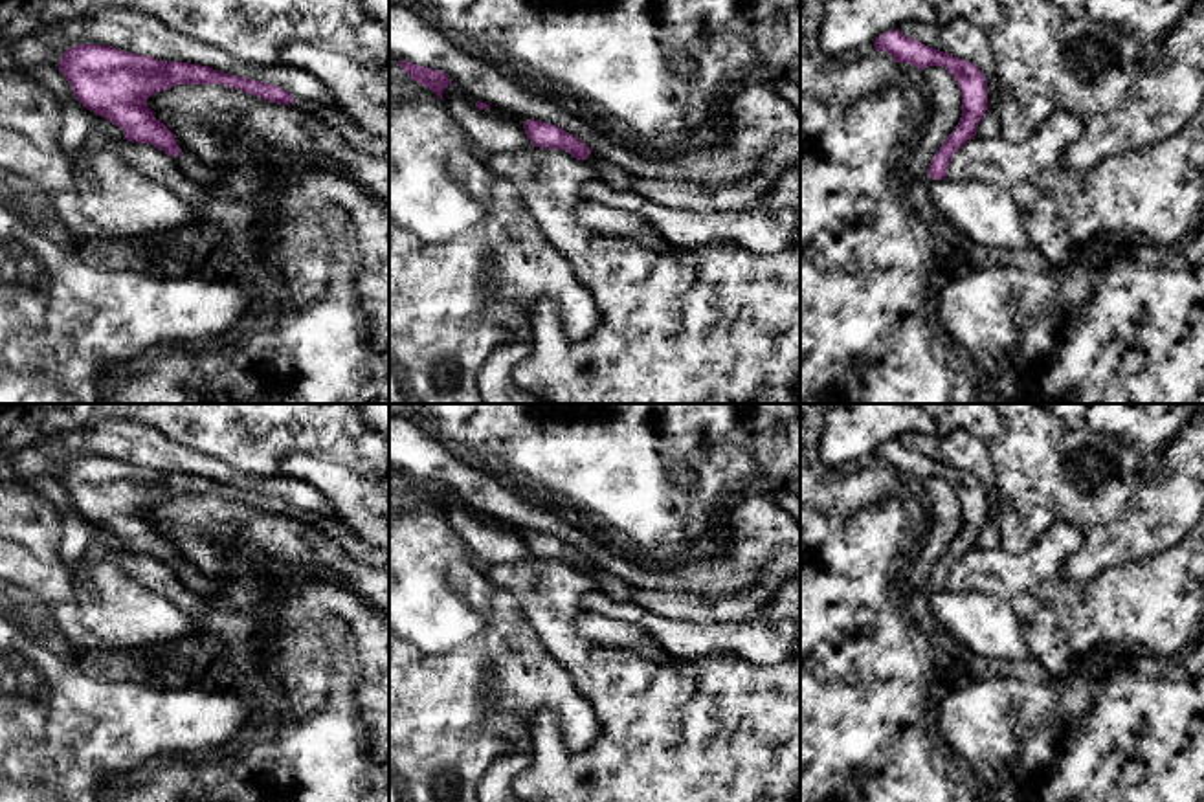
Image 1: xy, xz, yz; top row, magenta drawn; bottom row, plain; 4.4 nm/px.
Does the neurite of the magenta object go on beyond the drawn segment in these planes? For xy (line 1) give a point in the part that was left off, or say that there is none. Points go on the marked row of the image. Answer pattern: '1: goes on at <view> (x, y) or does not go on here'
1: goes on at xy (356, 136)

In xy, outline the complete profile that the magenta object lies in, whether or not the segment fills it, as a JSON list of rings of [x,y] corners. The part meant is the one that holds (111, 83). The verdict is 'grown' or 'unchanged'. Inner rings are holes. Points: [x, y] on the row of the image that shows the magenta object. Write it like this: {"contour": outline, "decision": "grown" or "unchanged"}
{"contour": [[[75,44],[61,55],[59,72],[73,90],[75,99],[123,130],[123,139],[149,143],[173,156],[180,171],[195,184],[222,185],[222,173],[206,165],[196,154],[180,147],[180,139],[154,117],[147,99],[176,84],[218,84],[240,90],[259,99],[292,105],[340,132],[343,139],[367,154],[389,158],[389,134],[373,134],[332,106],[303,103],[286,90],[207,66],[163,62],[103,44]]], "decision": "grown"}

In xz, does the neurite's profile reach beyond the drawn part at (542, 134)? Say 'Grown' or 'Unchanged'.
Grown

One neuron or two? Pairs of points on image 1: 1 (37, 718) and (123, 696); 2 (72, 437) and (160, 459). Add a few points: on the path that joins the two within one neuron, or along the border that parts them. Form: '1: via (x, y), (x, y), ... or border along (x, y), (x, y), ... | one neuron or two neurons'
1: via (59, 725), (90, 725), (101, 718) | one neuron
2: via (94, 439), (122, 439), (138, 445) | one neuron

